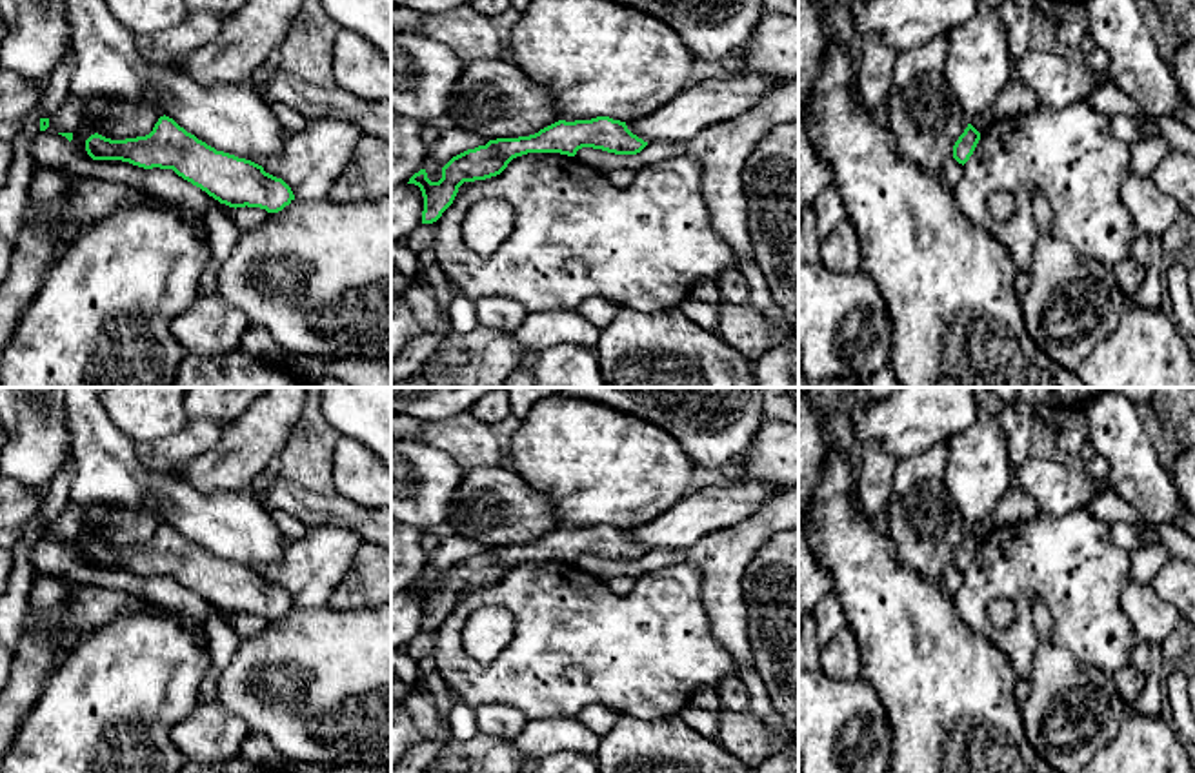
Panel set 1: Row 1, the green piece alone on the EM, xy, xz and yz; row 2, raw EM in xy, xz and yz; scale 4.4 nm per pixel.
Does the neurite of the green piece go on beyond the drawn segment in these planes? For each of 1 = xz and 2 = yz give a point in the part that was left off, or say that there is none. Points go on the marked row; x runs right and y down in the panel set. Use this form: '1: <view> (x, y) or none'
1: none
2: none

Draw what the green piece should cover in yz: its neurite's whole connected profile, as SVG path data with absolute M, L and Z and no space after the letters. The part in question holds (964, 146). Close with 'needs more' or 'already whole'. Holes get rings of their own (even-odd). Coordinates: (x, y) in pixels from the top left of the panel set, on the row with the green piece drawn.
M968 124L964 133L959 136L959 140L953 146L953 158L964 166L973 155L979 140L980 140L980 133L971 124Z; already whole

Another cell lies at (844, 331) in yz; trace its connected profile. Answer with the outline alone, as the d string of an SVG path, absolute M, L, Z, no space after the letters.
M820 260L798 264L798 371L809 382L866 380L889 364L893 322L884 296L866 271L837 273Z

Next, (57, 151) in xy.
M38 133L29 153L36 167L64 169L82 178L122 182L146 189L171 206L182 204L204 216L207 211L220 207L218 200L178 176L173 169L144 169L122 160L80 156L76 147L62 135Z

